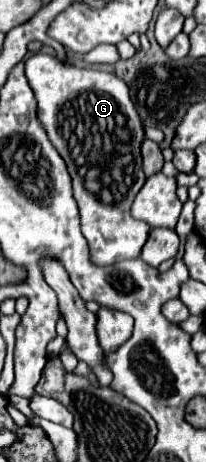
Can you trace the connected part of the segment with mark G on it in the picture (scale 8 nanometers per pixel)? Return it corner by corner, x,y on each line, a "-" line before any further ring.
37,52
25,60
25,76
37,100
37,120
45,128
51,144
61,154
67,170
73,178
73,196
81,212
81,232
91,248
91,260
99,266
139,257
143,242
149,236
149,226
135,222
129,214
133,198
145,184
141,170
141,142
145,140
143,122
129,96
127,84
109,72
79,68
69,62
57,60
57,56

